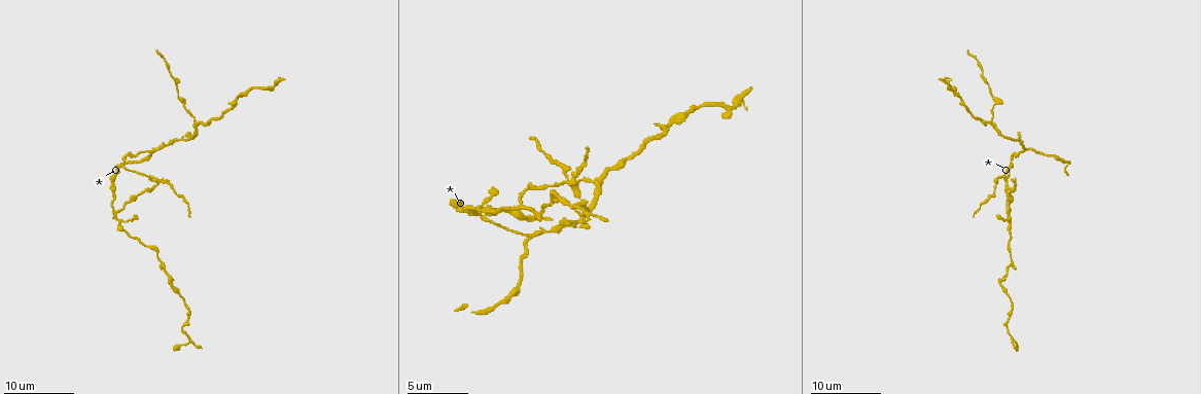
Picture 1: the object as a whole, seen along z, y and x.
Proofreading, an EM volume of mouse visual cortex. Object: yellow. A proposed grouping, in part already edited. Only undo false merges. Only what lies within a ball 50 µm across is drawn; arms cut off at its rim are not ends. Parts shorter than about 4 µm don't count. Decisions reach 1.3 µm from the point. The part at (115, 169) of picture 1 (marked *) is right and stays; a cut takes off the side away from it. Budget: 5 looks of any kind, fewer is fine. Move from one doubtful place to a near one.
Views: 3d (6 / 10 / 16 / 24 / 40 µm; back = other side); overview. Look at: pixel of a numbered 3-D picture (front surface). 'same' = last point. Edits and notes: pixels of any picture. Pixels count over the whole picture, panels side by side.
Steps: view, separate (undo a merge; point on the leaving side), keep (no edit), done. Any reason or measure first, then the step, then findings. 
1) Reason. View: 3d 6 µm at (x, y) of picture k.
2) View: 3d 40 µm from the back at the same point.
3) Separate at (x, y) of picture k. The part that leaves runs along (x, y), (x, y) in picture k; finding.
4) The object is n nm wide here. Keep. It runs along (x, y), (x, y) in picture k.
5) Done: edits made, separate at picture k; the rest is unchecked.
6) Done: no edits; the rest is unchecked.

Branch point. View: 3d 10 µm at (1027, 149) of picture 1.

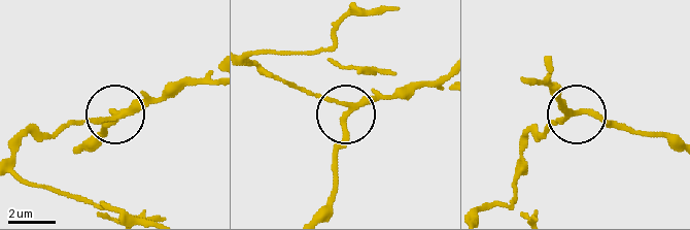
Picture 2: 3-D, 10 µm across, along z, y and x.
View: 3d 6 µm at (122, 114) of picture 2.

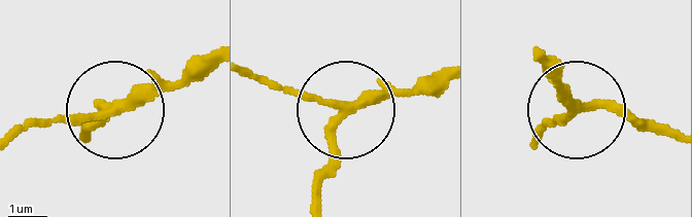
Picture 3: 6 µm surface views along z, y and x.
The object is 230 nm wide here. Keep. It runs along (248, 73), (343, 109), (317, 208) in picture 3; one neuron here.

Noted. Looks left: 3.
Arms part here. View: 3d 10 µm at (197, 121) of picture 1.

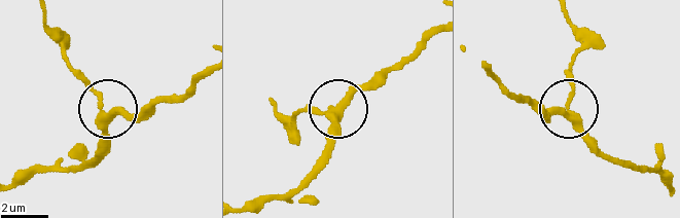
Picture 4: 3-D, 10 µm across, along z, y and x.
The side arm is 14 µm long. Keep. It runs along (255, 207), (291, 191), (328, 138), (332, 109), (298, 109) in picture 4; one neuron here.

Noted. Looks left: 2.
Three-way junction. View: 3d 10 µm at (458, 207) of picture 1.

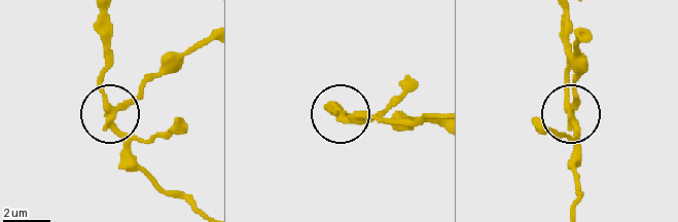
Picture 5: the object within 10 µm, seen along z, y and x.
The side arm is 10 µm long. Separate at (139, 91) of picture 5. The part that leaves runs along (115, 112), (143, 84), (208, 43) in picture 5; a second neuron is stuck on.

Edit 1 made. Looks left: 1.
Done: edits made, separate at picture 5; the rest is unchecked.

